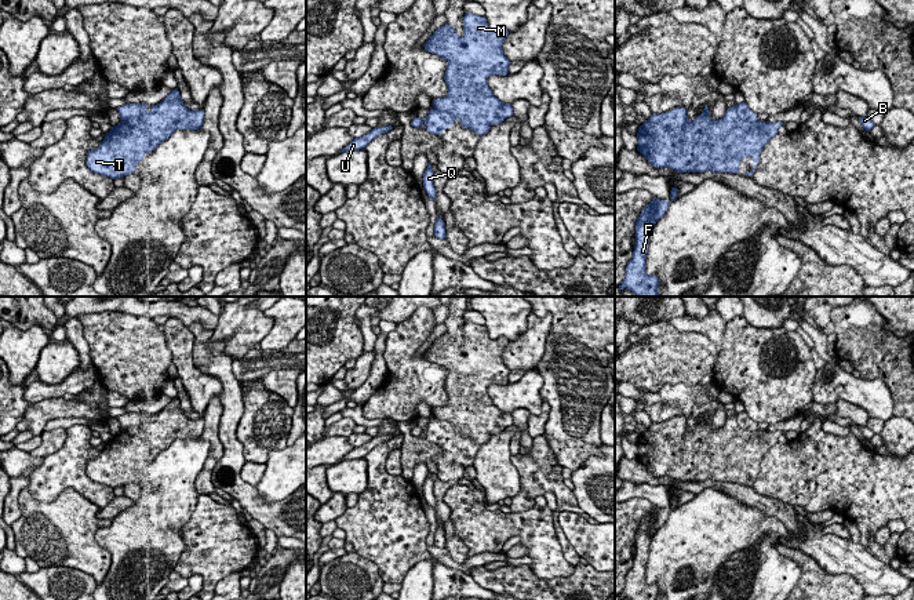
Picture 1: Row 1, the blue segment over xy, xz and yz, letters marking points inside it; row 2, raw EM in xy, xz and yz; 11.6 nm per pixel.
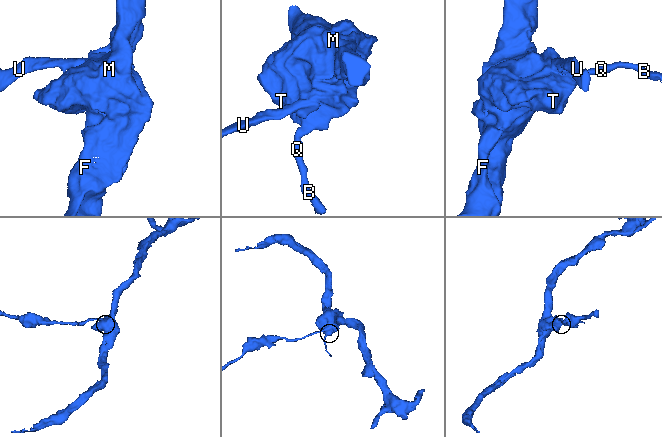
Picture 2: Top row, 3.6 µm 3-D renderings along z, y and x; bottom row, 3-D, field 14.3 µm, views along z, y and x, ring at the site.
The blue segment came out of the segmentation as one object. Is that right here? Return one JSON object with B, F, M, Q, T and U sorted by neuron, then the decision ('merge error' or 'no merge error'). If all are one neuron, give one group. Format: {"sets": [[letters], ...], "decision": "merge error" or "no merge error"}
{"sets": [["B", "F", "M", "Q", "T"], ["U"]], "decision": "merge error"}

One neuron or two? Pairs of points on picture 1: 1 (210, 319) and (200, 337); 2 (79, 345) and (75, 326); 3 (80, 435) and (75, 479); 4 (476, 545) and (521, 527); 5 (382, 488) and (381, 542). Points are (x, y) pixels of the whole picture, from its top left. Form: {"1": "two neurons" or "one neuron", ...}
{"1": "two neurons", "2": "one neuron", "3": "one neuron", "4": "one neuron", "5": "one neuron"}

